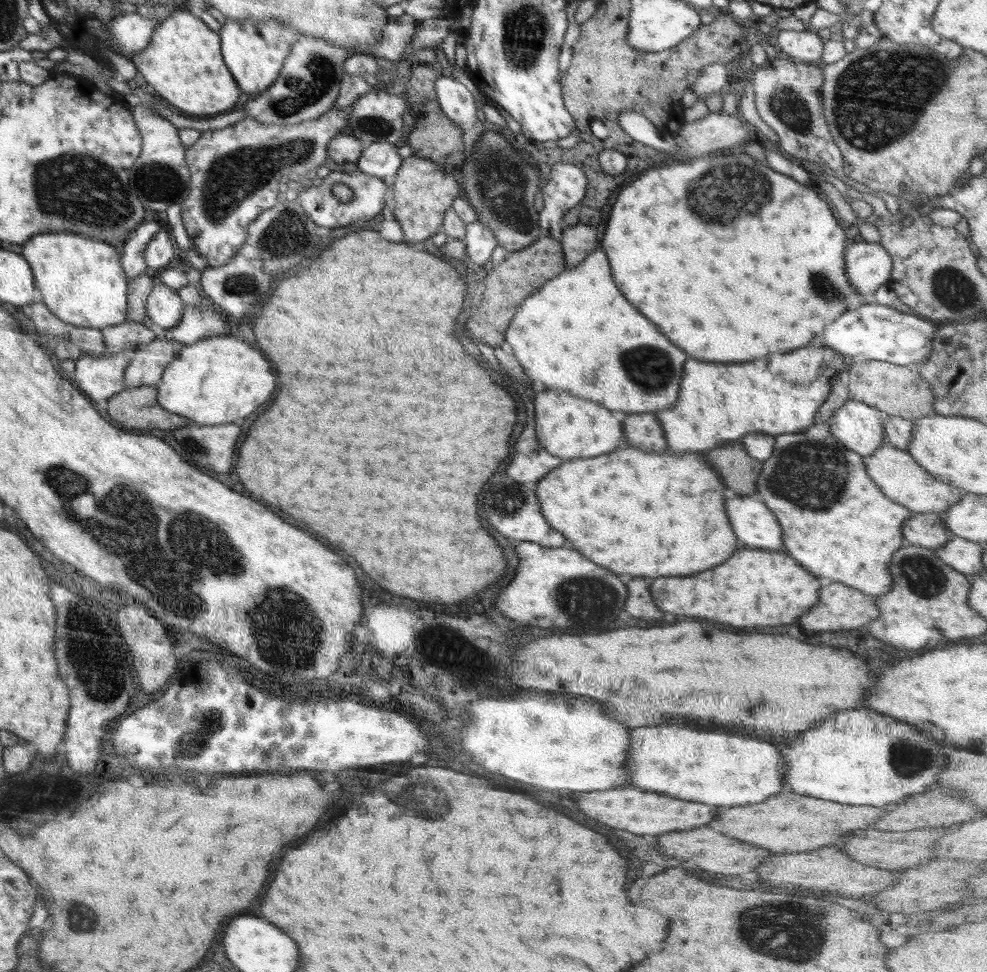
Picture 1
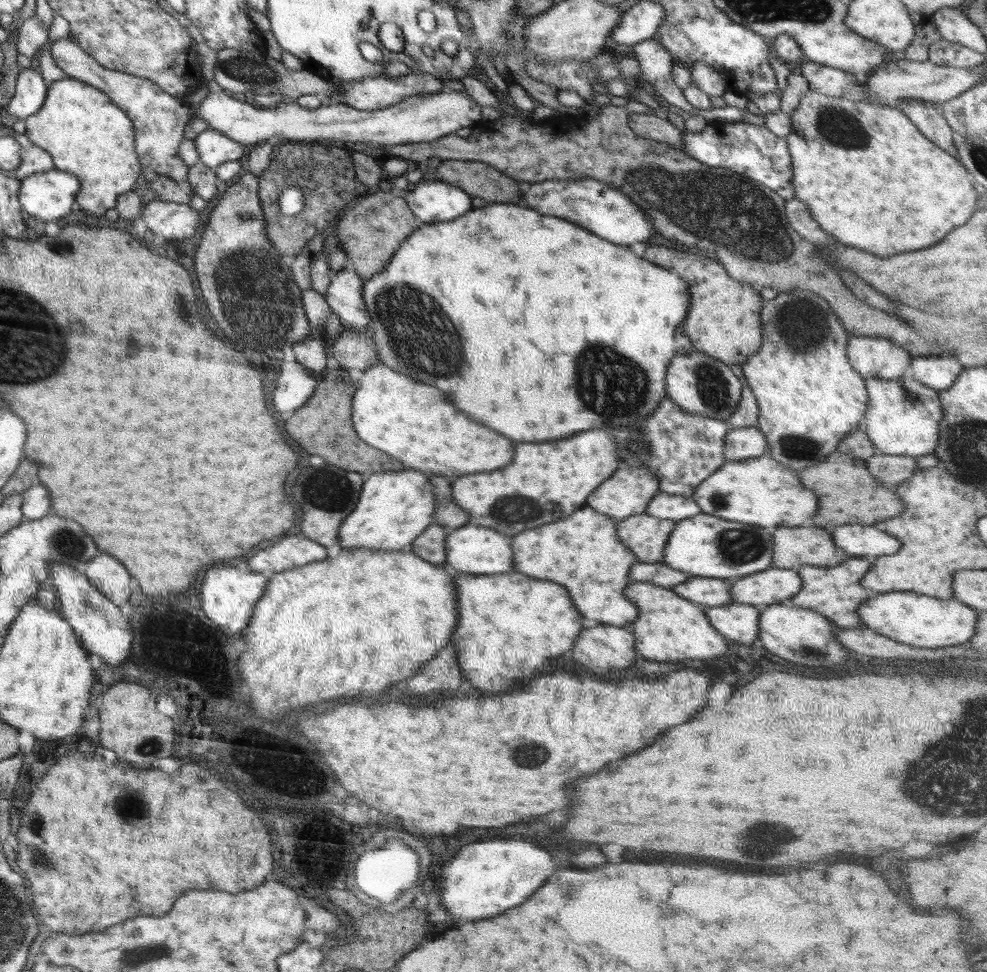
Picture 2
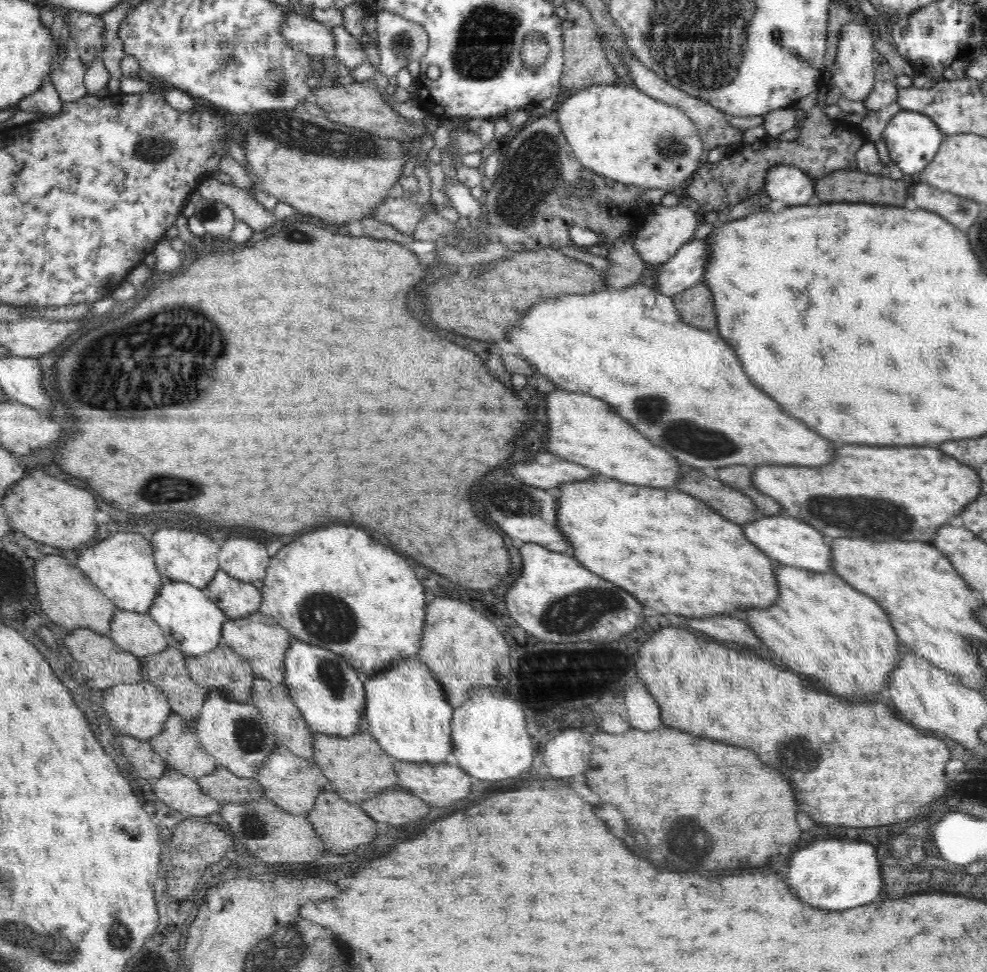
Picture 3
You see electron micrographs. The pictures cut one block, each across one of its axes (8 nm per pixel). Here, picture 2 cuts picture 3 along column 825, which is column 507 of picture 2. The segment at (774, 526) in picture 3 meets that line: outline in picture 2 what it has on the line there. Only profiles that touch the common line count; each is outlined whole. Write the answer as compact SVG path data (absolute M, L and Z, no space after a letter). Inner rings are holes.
M466 524L446 536L446 562L458 574L490 575L511 572L515 555L510 547L512 537L486 526Z

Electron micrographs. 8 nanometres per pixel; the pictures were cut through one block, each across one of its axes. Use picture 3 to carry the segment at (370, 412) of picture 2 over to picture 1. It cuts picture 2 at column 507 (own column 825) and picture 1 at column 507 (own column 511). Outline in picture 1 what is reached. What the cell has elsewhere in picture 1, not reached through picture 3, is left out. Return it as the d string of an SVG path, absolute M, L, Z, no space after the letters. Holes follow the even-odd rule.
M602 249L590 252L580 264L566 269L545 282L516 310L505 332L505 341L514 348L514 356L524 372L548 388L566 390L574 396L592 400L608 408L629 414L666 410L678 400L684 362L688 354L676 348L658 326L648 322L620 290L614 286L608 255Z

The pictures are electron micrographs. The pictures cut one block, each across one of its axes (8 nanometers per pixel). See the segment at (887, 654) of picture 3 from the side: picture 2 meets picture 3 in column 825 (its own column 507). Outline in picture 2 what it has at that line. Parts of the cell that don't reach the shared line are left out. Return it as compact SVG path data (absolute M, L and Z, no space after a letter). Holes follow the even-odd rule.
M516 570L490 575L464 575L454 577L456 605L458 605L458 626L454 628L448 643L456 649L456 659L460 665L462 680L469 680L474 688L492 694L506 692L516 678L532 676L534 670L553 656L570 650L578 634L582 632L582 613L572 605L568 589L560 583L546 579L525 576Z

